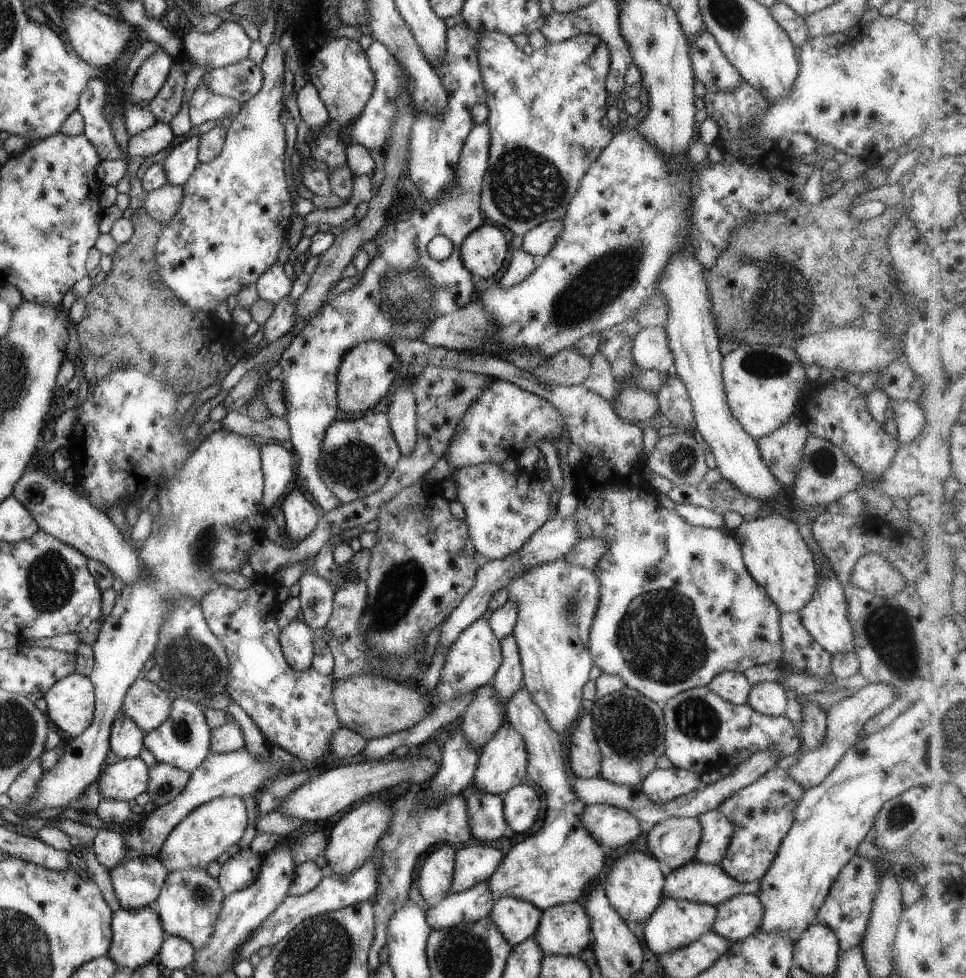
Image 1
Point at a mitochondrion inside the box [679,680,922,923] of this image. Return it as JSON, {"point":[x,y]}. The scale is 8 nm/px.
{"point":[900,815]}

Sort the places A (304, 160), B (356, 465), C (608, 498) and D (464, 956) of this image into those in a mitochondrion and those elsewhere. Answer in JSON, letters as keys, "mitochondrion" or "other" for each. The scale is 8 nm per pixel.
{"A":"other","B":"mitochondrion","C":"other","D":"mitochondrion"}

